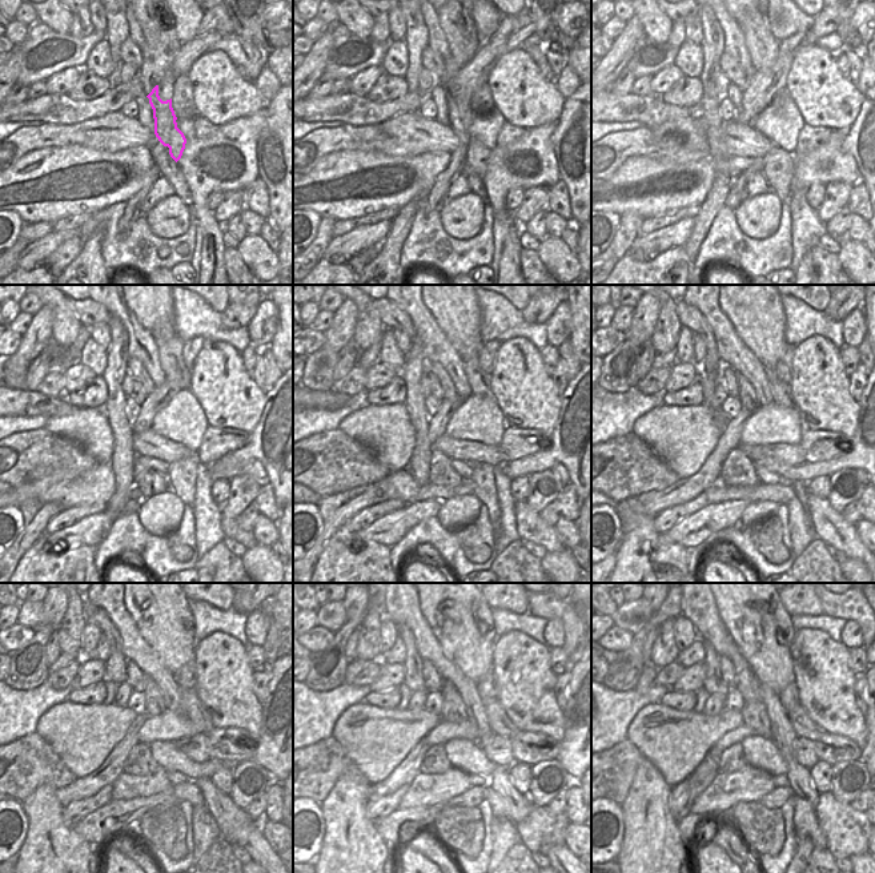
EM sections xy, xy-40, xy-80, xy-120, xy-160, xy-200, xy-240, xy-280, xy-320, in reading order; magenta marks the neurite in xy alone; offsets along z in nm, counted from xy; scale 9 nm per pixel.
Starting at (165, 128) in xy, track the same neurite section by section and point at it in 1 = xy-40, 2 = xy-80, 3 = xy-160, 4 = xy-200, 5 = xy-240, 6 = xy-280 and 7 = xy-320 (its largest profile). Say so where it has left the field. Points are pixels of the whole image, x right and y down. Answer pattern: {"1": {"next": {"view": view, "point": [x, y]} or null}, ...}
{"1": {"next": {"view": "xy-40", "point": [461, 116]}}, "2": {"next": {"view": "xy-80", "point": [778, 165]}}, "3": {"next": {"view": "xy-160", "point": [482, 478]}}, "4": {"next": {"view": "xy-200", "point": [801, 531]}}, "5": {"next": {"view": "xy-240", "point": [205, 832]}}, "6": {"next": {"view": "xy-280", "point": [504, 833]}}, "7": {"next": {"view": "xy-320", "point": [805, 845]}}}

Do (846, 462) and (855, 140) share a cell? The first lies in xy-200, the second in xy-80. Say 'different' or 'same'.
same

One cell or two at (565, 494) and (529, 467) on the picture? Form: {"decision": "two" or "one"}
{"decision": "two"}

